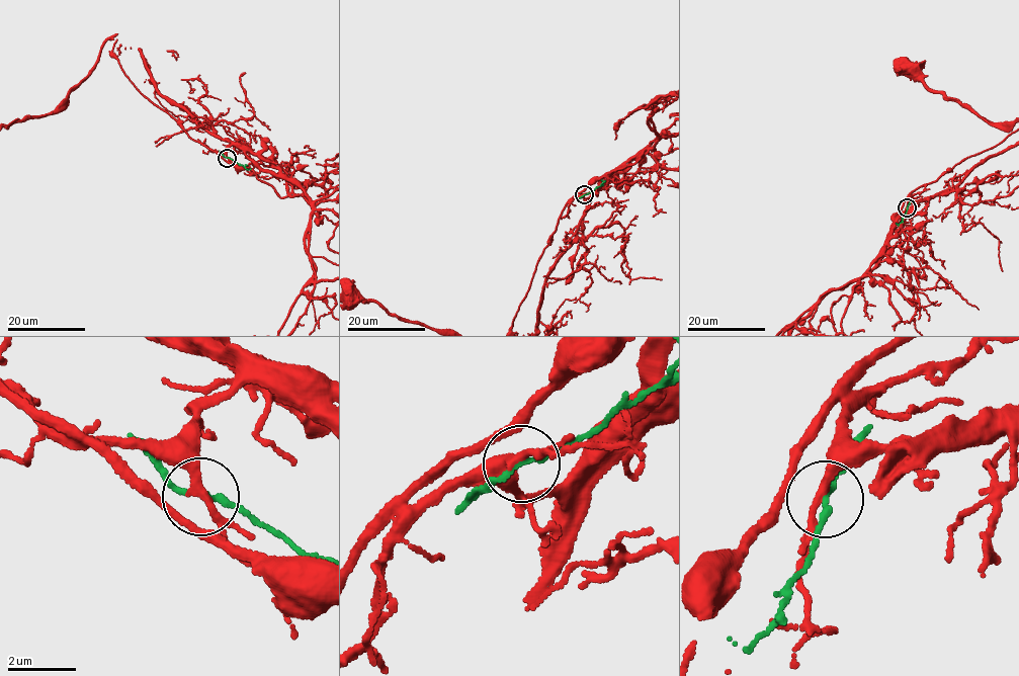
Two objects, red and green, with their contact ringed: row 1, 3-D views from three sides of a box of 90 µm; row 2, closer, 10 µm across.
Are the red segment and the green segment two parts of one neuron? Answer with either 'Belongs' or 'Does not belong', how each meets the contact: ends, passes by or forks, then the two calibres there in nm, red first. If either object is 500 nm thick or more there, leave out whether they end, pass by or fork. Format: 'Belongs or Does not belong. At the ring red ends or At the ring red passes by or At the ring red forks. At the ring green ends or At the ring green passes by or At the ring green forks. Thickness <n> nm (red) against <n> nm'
Belongs. At the ring red forks. At the ring green passes by. Thickness 200 nm (red) against 160 nm

